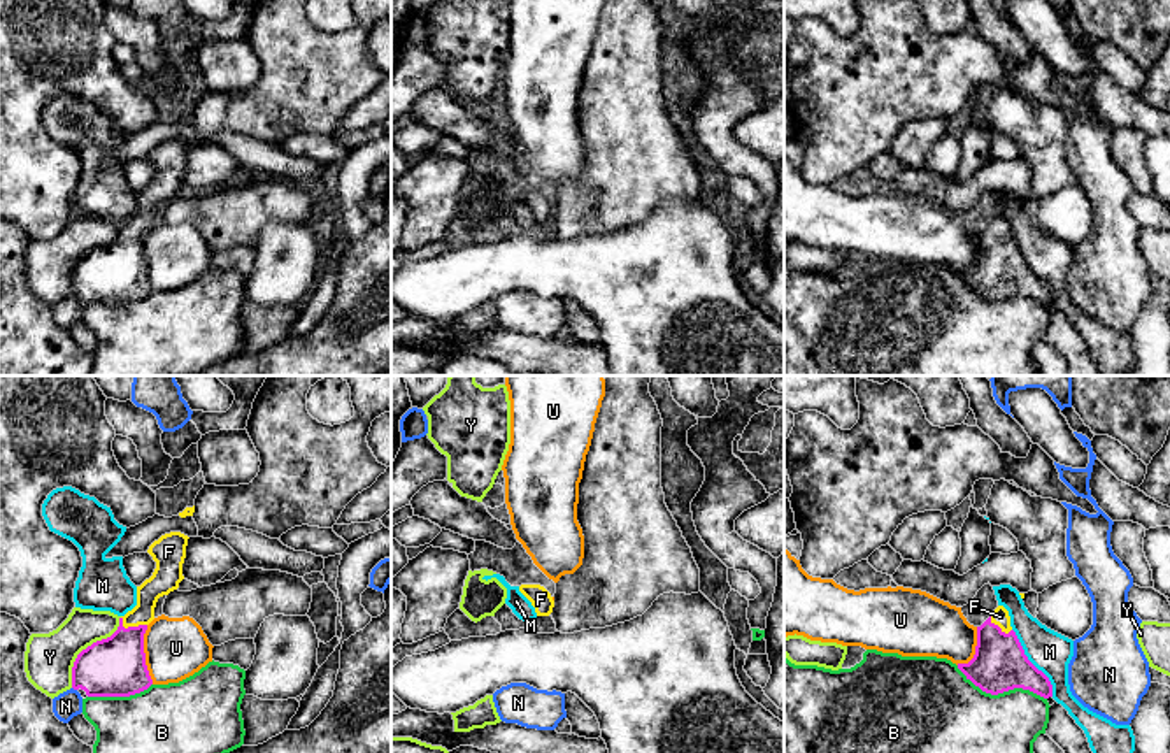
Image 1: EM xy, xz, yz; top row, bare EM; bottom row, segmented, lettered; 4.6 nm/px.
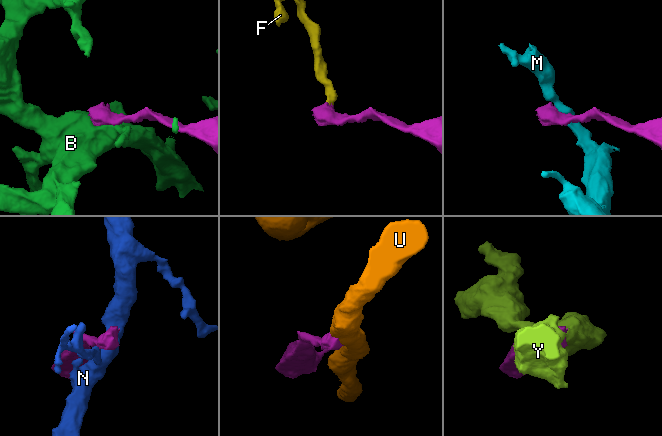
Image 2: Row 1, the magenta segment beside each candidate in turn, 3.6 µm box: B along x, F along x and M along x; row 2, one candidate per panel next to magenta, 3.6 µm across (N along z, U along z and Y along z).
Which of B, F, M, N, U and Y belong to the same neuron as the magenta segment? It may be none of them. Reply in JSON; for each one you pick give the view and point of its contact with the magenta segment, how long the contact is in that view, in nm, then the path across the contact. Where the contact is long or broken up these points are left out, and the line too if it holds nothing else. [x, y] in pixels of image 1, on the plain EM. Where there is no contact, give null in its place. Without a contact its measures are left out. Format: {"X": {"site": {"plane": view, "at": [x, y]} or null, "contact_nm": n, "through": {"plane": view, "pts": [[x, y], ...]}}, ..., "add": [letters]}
{"F": {"site": {"plane": "xy", "at": [130, 234]}, "contact_nm": 130, "through": {"plane": "xy", "pts": [[116, 272], [127, 251], [130, 234], [160, 190]]}}, "add": ["F"]}

